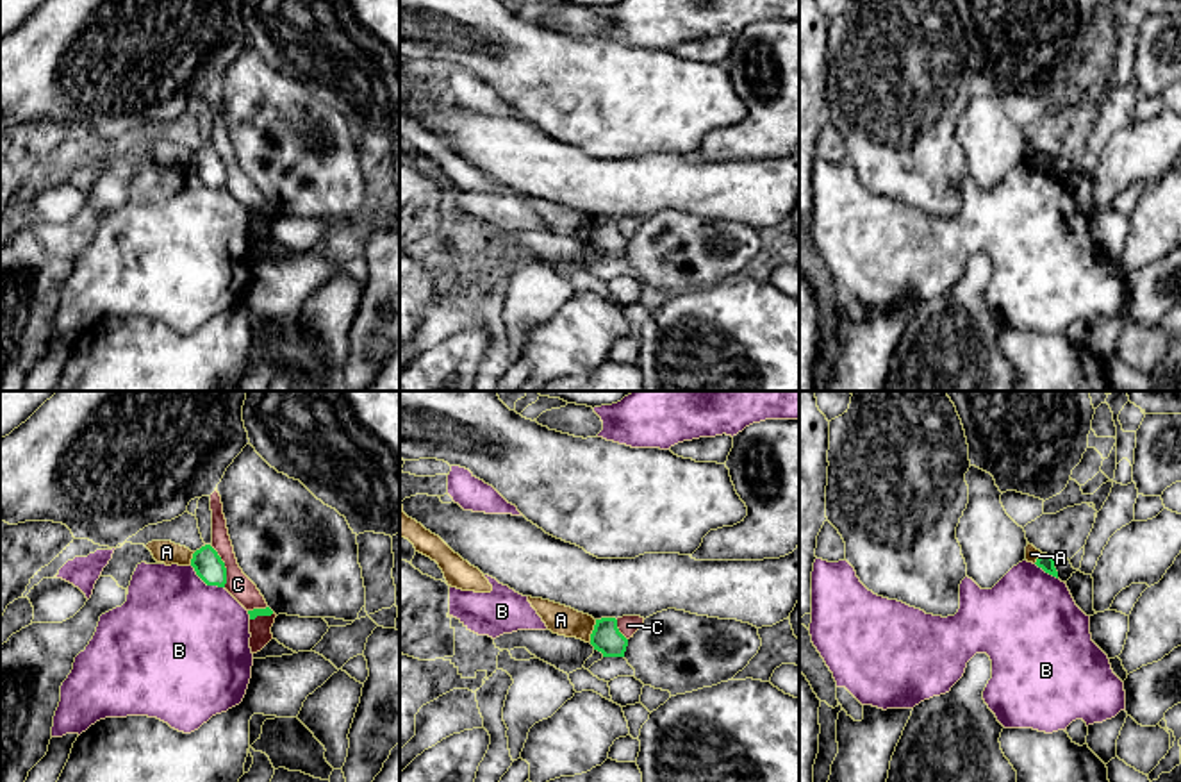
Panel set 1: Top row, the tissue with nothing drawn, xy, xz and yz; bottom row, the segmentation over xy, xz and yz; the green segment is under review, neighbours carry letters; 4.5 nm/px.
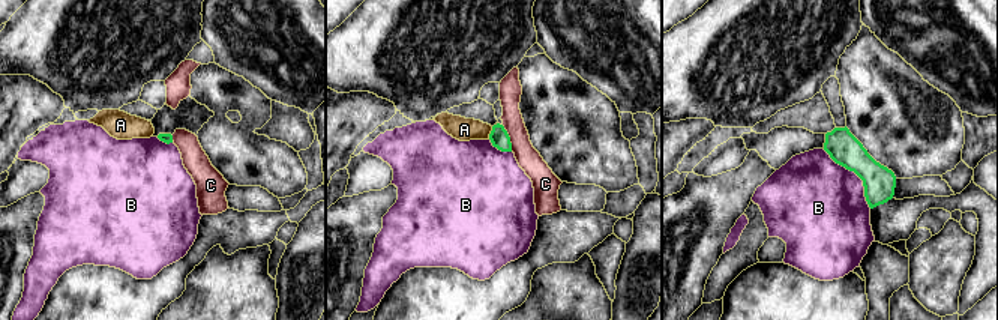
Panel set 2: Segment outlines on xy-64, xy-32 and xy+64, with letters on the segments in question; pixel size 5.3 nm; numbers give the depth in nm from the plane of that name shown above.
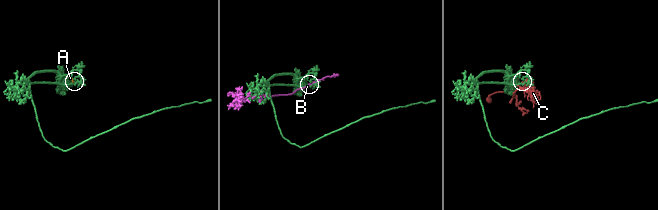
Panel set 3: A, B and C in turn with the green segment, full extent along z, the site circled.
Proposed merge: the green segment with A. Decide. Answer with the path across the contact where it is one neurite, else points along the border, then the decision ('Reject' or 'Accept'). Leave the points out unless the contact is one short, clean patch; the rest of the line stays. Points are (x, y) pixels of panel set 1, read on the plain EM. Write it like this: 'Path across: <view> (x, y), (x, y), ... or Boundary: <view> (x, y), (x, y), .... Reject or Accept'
Boundary: xz (596, 220), (589, 240). Reject

